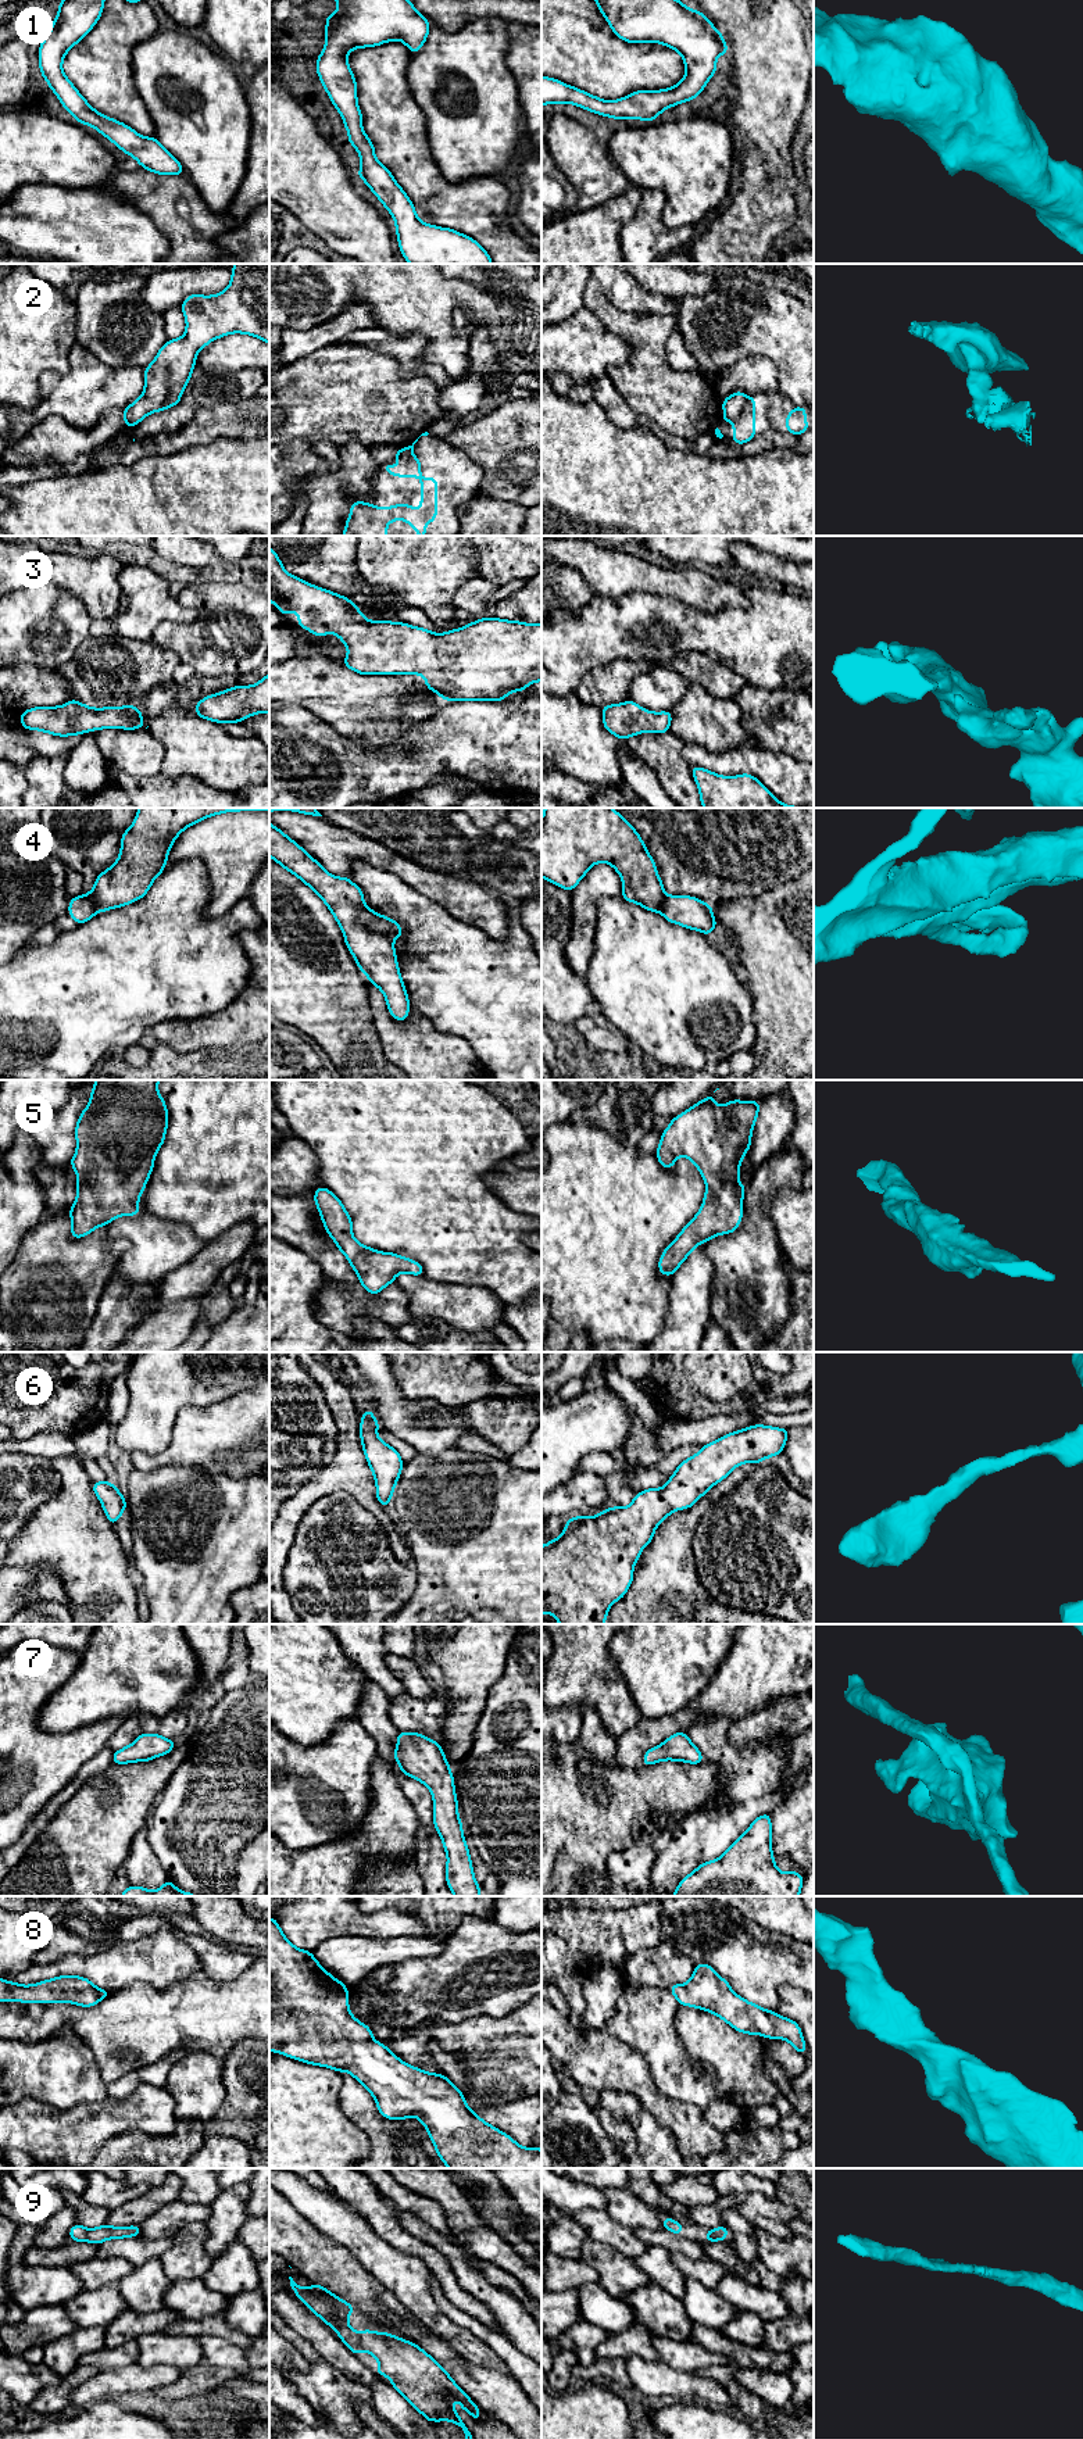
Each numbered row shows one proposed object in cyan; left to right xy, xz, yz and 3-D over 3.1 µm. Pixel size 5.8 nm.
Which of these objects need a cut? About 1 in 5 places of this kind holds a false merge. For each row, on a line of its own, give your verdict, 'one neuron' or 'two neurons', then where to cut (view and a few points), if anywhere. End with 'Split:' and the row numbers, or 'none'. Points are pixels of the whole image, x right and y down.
1: one neuron; no cut
2: two neurons; cut in yz along (747, 399), (742, 412), (732, 421)
3: one neuron; no cut
4: one neuron; no cut
5: one neuron; no cut
6: one neuron; no cut
7: one neuron; no cut
8: one neuron; no cut
9: one neuron; no cut
Split: 2

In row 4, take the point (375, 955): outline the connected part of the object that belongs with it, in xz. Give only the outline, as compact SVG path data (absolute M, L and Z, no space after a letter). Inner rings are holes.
M269 822L269 856L287 872L297 876L326 904L335 916L350 954L354 956L360 970L368 976L369 983L375 984L385 995L390 1015L404 1022L410 1012L410 999L403 983L397 955L393 941L403 936L401 926L383 915L378 915L364 902L364 894L350 877L337 877L328 873L322 865L310 856L304 848L287 837L282 830Z

